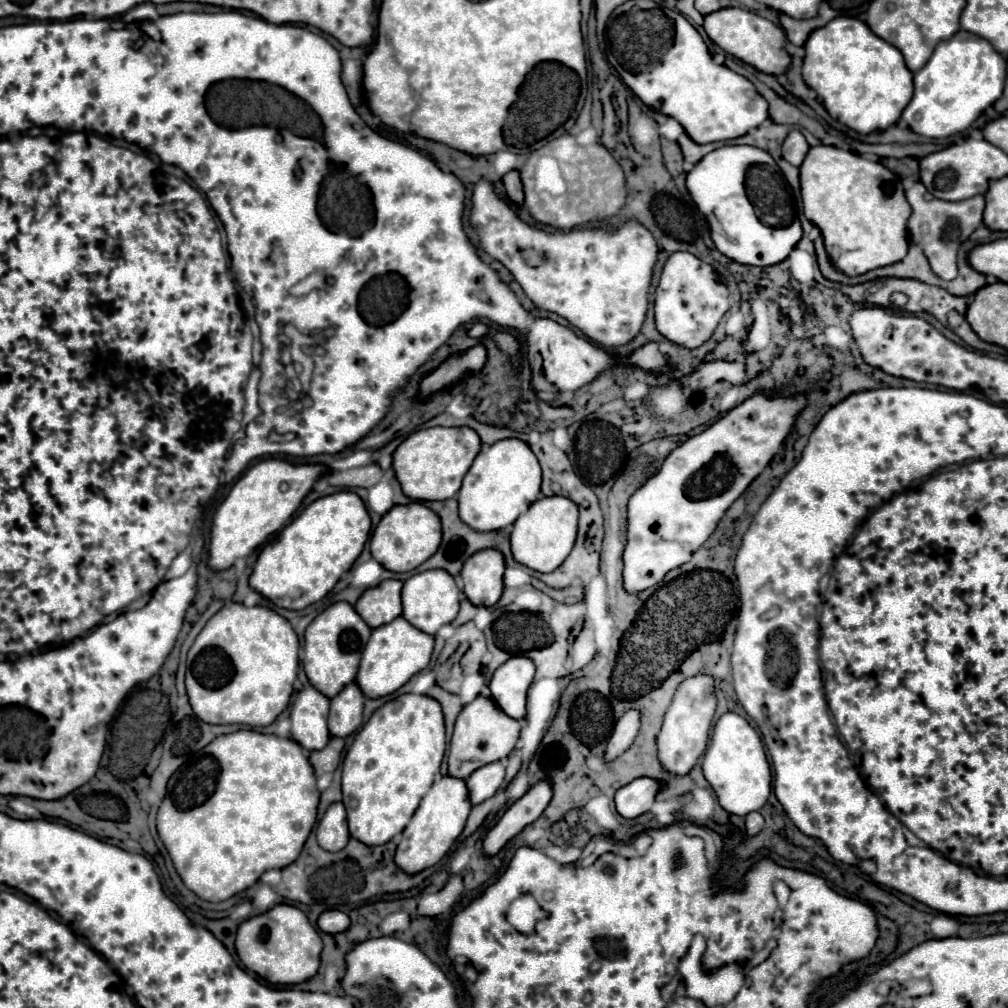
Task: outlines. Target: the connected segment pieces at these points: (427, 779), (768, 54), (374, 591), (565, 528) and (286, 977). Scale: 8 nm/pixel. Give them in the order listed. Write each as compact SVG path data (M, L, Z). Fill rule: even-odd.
M402 694L380 706L370 720L358 730L342 764L342 794L348 812L350 834L364 844L386 844L400 834L410 822L422 796L428 792L440 770L446 750L444 714L438 700L422 694Z
M722 8L704 17L704 30L706 34L728 54L740 58L746 64L752 64L756 70L764 74L778 76L788 70L790 56L782 50L786 44L786 34L782 28L772 24L770 20L742 8Z
M384 580L378 586L368 588L358 598L354 608L370 628L378 628L402 614L400 590L402 590L400 580Z
M544 496L536 500L516 522L510 536L514 558L538 572L556 570L570 554L578 530L578 508L564 496Z
M278 904L238 926L236 954L242 964L270 984L298 984L312 978L320 966L322 940L306 914L290 904Z

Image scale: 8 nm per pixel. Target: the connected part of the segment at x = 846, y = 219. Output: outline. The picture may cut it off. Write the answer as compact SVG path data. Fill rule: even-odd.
M818 144L800 166L804 216L822 232L828 256L848 276L894 264L908 250L906 220L910 216L900 178L881 161L870 161L852 150Z

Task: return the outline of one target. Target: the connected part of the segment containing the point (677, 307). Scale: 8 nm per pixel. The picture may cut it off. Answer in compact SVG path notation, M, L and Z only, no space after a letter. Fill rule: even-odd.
M676 252L666 260L654 302L656 328L662 336L686 348L698 348L712 336L728 308L728 288L716 280L716 272L710 264L690 252Z

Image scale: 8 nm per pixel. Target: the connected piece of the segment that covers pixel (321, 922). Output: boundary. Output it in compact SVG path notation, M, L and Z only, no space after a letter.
M326 910L318 918L318 928L328 934L344 932L348 926L350 926L350 918L340 910Z

